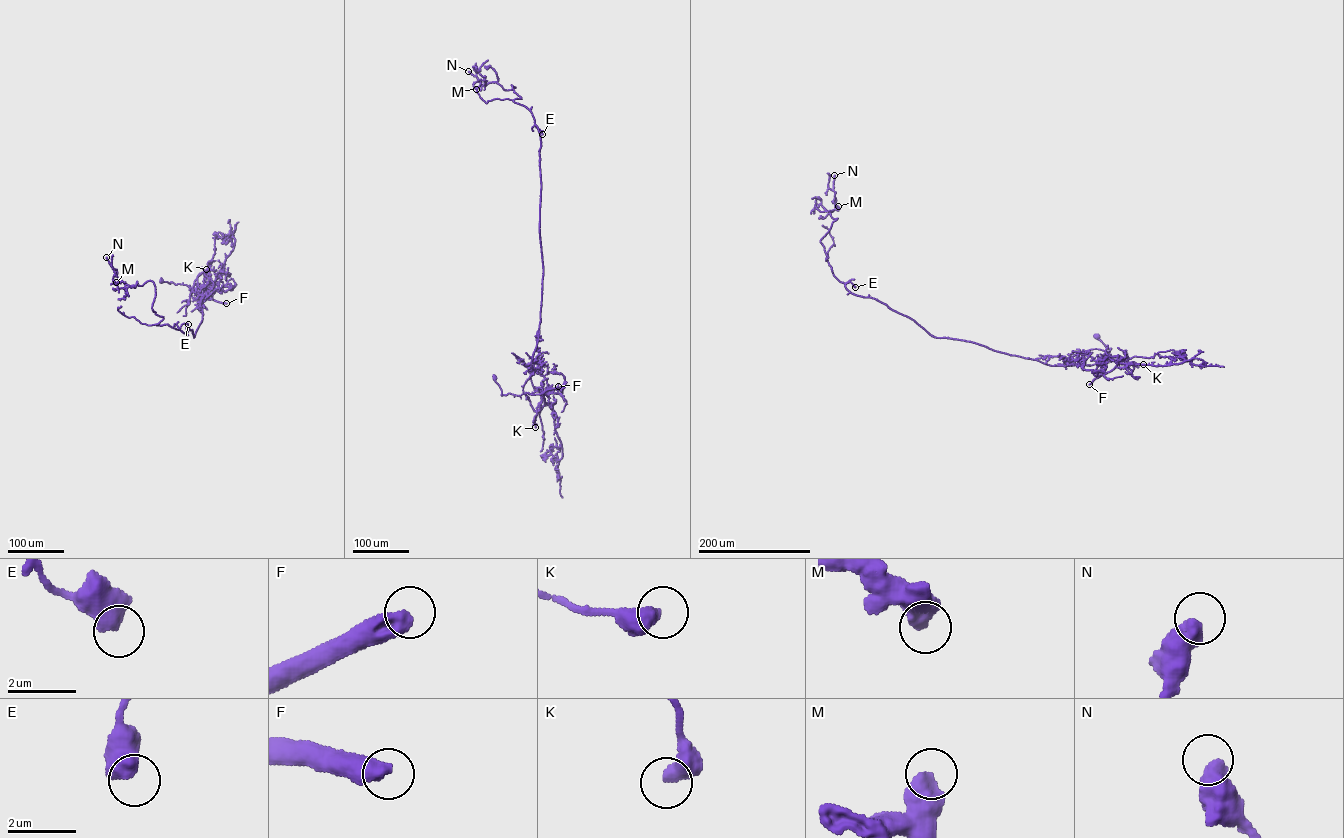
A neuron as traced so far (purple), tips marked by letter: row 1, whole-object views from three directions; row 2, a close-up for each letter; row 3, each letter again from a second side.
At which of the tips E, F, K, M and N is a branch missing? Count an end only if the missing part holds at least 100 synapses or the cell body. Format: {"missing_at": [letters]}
{"missing_at": ["F"]}

